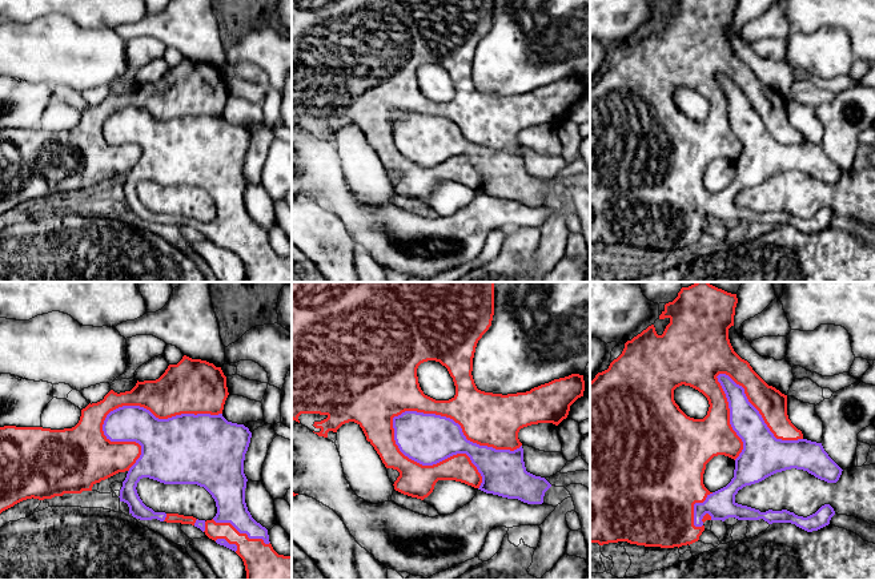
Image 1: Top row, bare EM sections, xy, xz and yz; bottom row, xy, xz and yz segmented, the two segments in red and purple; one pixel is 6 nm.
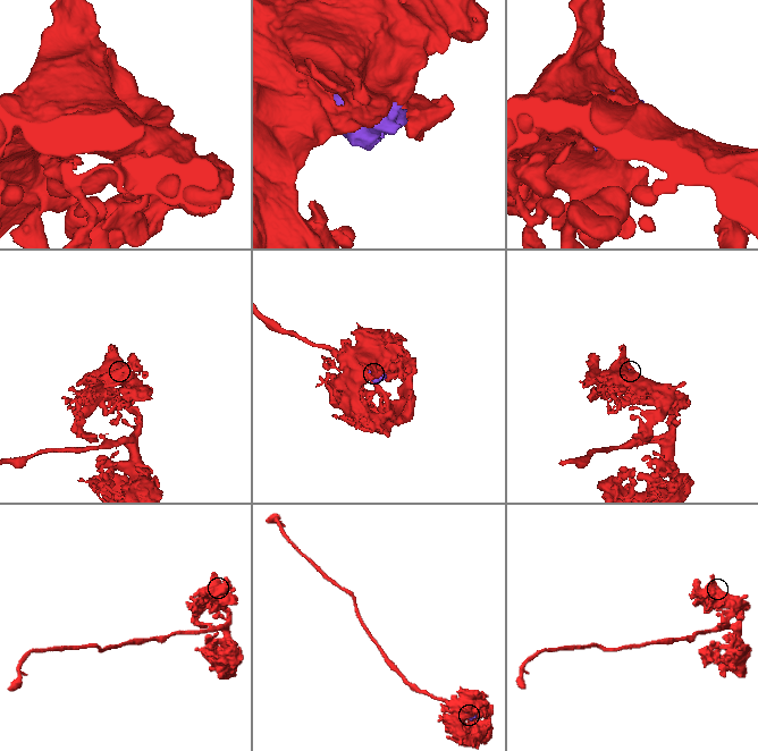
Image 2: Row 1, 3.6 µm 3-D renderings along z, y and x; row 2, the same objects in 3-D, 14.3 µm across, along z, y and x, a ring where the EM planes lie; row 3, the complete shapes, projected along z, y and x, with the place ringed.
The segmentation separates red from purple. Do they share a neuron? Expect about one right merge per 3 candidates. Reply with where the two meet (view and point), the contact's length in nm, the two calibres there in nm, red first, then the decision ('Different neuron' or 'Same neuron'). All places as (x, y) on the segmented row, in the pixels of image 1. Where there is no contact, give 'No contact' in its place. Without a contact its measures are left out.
Touches red at xz (460, 425). Shared border 800 nm. Thickness 320 nm (red) against 300 nm. Same neuron

